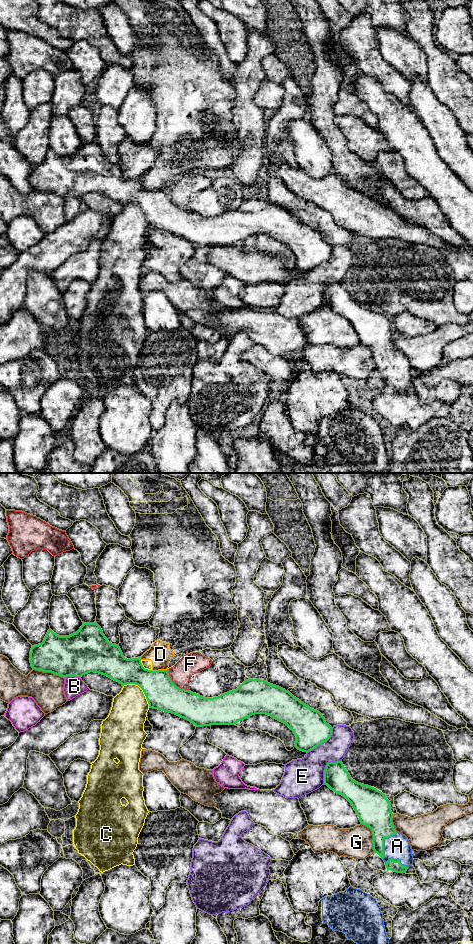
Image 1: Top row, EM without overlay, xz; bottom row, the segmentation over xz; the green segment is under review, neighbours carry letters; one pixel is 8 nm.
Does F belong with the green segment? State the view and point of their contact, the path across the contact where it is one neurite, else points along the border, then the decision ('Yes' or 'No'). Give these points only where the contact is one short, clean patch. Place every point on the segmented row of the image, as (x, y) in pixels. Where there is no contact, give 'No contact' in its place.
Touches green at xz (174, 684). No

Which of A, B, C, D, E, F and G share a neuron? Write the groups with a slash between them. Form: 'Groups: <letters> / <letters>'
Groups: A / B / C D / E / F / G

